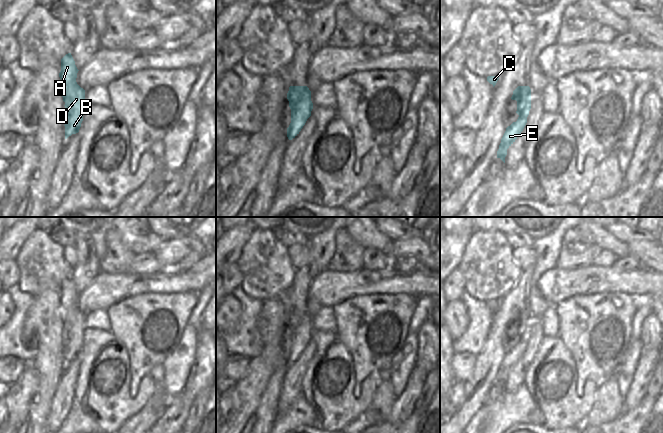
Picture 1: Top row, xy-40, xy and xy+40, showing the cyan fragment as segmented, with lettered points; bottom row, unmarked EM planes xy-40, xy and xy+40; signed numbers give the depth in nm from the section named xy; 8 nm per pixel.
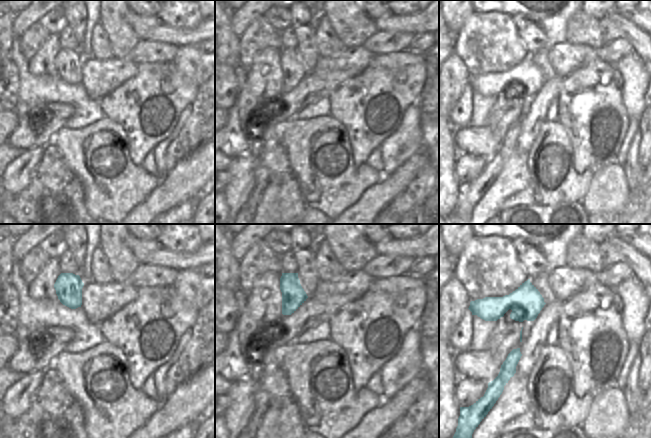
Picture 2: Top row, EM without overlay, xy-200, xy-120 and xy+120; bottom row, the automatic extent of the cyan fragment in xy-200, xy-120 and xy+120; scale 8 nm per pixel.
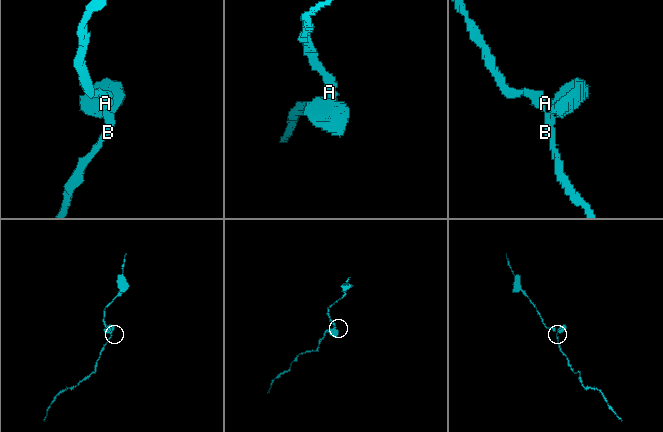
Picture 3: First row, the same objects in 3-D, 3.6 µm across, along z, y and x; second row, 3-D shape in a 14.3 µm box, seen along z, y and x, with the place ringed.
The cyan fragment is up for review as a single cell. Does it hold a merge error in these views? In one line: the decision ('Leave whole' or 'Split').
Leave whole

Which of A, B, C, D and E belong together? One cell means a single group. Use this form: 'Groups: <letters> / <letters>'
Groups: A B C D E

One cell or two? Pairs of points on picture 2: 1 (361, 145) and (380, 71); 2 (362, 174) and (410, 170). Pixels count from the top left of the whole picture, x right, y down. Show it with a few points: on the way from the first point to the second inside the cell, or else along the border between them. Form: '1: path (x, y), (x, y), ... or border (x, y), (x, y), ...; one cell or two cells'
1: path (361, 127), (361, 106), (358, 101), (369, 89); one cell
2: border (382, 174), (374, 184), (364, 190); two cells

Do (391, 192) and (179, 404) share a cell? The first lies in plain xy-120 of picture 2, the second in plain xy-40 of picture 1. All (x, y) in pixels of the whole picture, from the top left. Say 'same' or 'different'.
different

